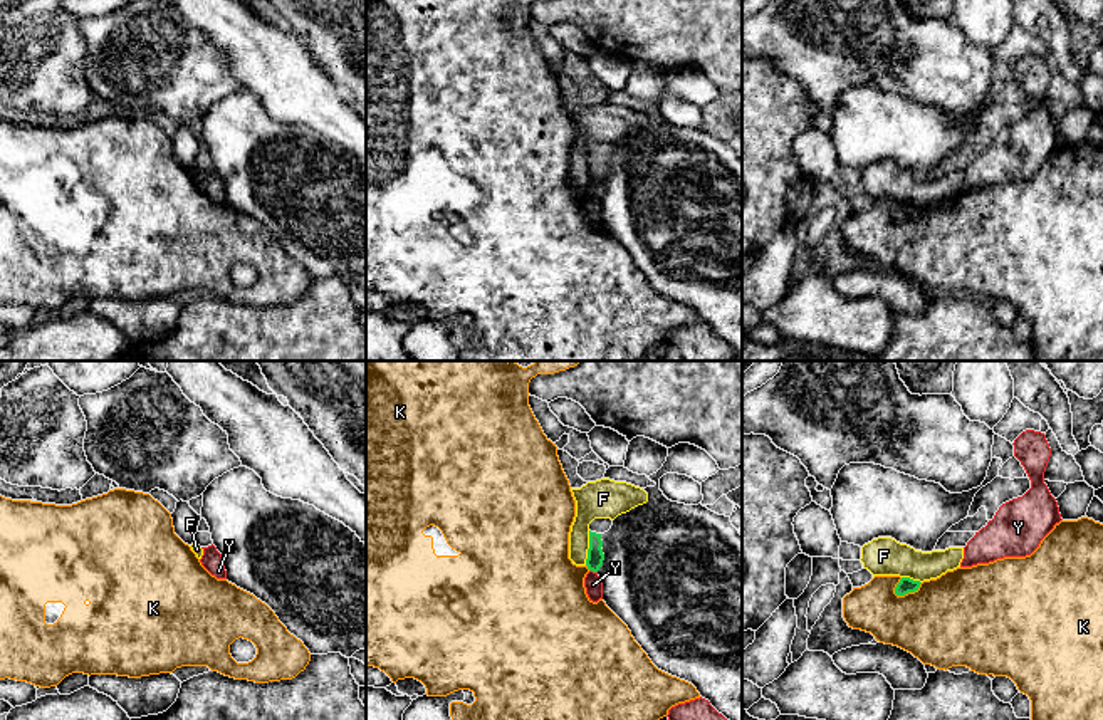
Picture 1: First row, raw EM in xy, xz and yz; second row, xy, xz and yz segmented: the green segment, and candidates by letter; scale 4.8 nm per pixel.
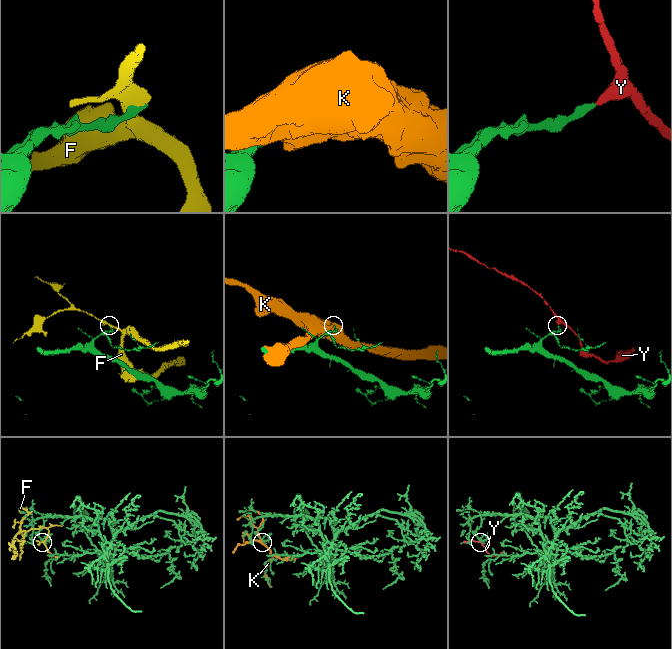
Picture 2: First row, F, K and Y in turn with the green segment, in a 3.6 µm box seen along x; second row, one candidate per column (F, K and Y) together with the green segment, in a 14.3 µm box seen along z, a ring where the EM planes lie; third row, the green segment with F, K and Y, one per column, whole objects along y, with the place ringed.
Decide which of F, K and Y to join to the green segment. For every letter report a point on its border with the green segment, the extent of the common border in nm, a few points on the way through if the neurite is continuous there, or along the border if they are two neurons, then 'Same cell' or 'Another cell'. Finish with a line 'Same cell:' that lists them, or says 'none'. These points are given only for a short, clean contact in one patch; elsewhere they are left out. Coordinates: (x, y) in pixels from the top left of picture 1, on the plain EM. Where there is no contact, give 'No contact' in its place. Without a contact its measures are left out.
F: Touches green at xz (590, 172). Shared border 170 nm. Another cell
K: Touches green at yz (907, 217). Shared border 150 nm. Another cell
Y: Touches green at xz (593, 195). Shared border 40 nm. Boundary: xz (590, 193), (596, 197). Another cell
Same cell: none

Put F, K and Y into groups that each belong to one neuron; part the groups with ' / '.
F / K / Y

